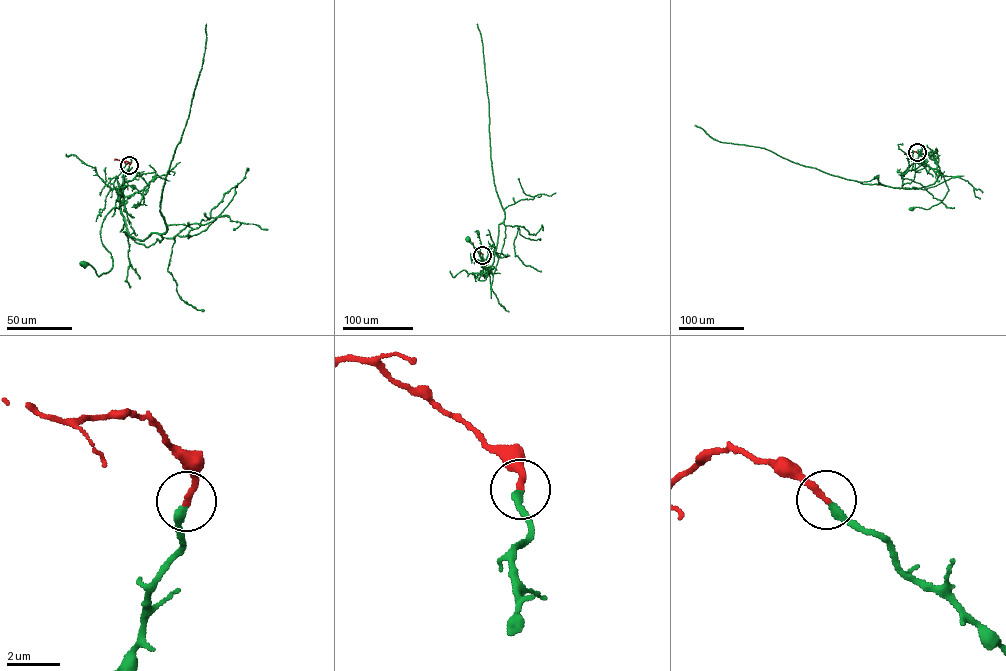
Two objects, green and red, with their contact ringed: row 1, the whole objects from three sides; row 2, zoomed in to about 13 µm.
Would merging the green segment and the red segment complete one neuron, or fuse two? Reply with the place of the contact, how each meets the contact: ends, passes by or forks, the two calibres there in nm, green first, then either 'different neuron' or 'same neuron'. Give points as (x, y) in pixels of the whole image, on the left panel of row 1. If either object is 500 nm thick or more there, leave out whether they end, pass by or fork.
place (129, 165); green ends; red ends; calibres 300 and 240 nm; same neuron

